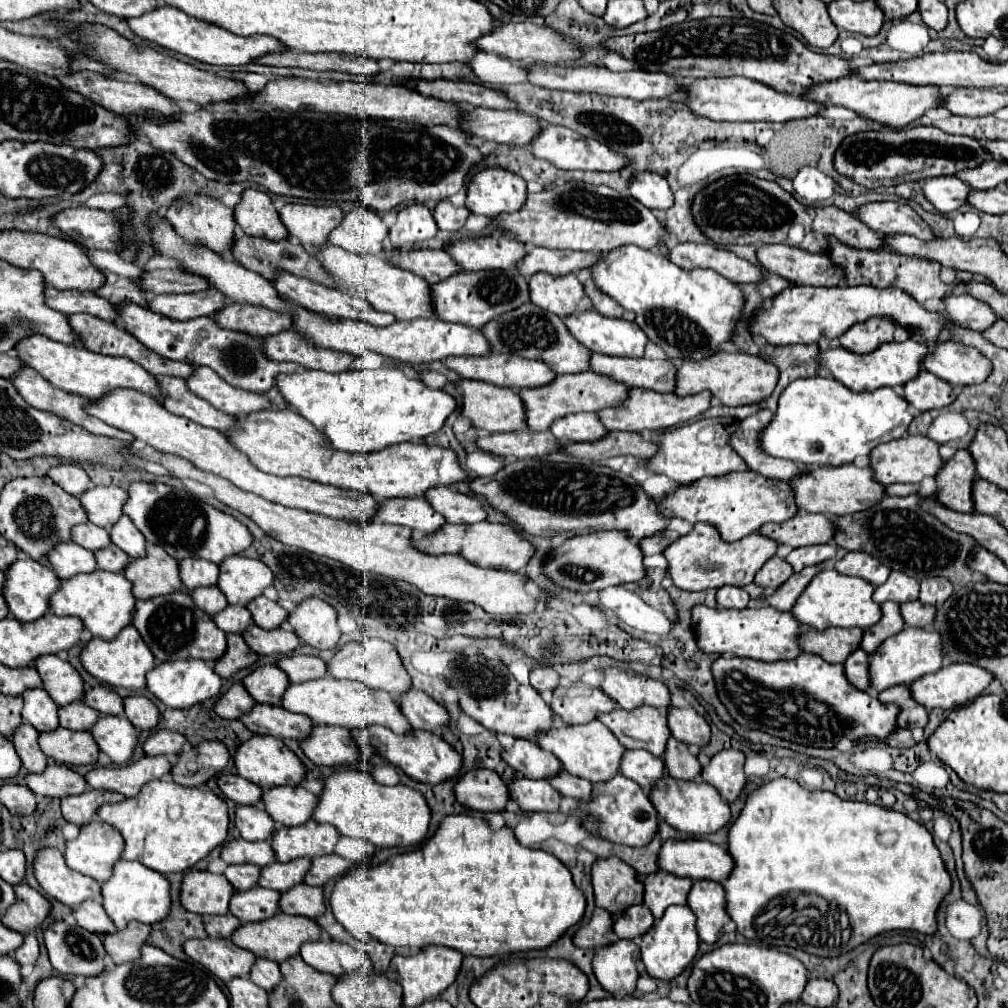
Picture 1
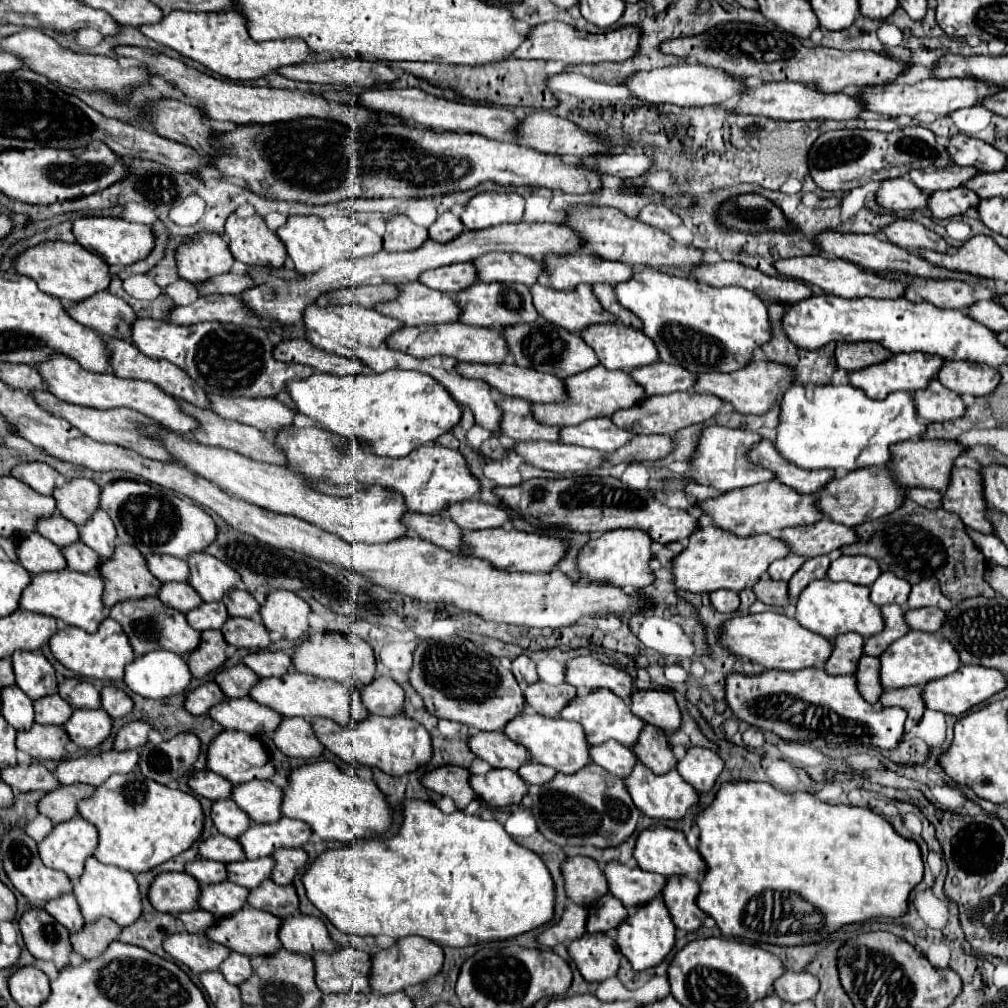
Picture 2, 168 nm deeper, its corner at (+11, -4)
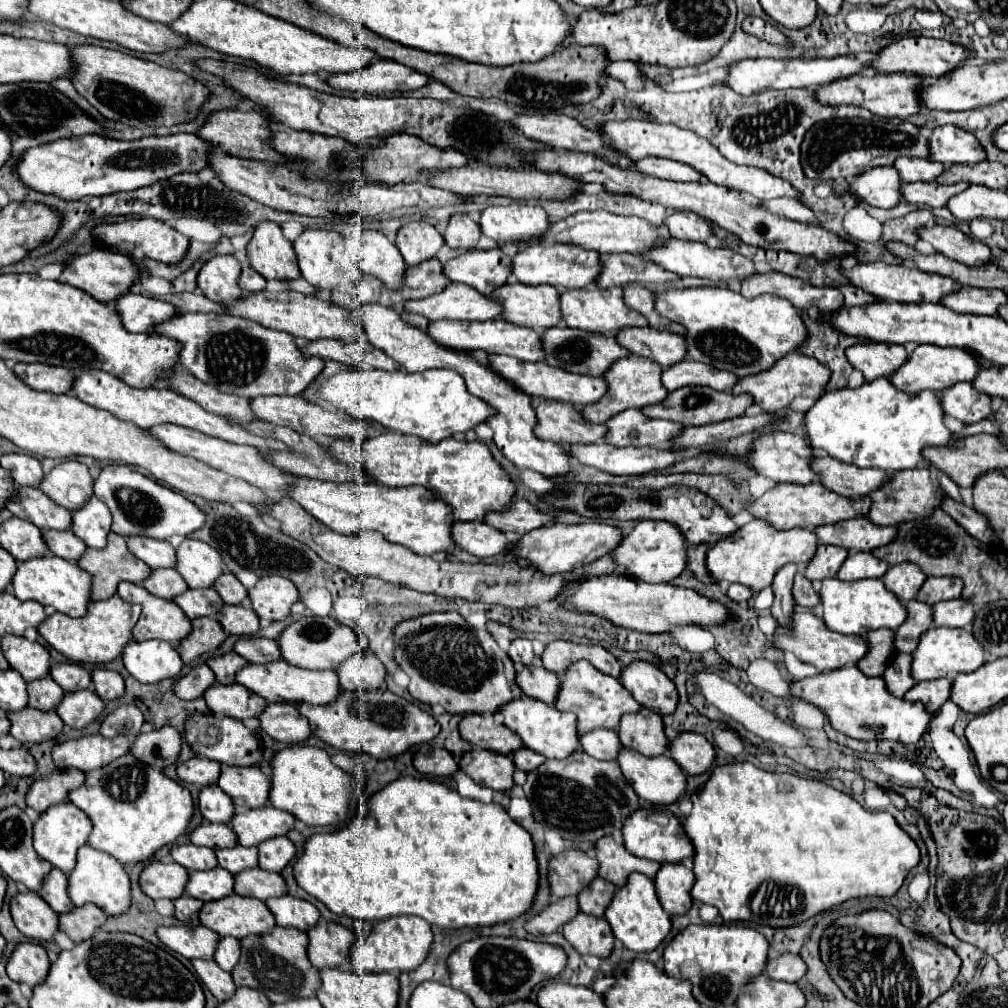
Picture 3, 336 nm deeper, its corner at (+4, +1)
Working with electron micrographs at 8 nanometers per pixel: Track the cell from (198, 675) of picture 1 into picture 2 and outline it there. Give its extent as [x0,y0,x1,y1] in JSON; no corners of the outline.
[125,650,191,700]

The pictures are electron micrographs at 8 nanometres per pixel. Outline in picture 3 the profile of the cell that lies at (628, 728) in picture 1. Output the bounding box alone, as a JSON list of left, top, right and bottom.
[554,661,640,733]

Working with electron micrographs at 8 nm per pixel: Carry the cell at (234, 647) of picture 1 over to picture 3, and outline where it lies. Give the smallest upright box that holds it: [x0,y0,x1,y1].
[176,617,226,663]

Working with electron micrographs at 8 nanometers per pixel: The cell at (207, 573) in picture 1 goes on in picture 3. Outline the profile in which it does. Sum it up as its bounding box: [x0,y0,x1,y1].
[126,537,176,569]

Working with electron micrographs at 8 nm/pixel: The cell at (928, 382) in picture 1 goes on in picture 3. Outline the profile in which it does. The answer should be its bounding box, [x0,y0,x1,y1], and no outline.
[942,383,994,425]

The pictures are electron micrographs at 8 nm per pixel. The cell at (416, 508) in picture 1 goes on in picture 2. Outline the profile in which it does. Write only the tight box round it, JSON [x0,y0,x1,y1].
[403,512,463,552]

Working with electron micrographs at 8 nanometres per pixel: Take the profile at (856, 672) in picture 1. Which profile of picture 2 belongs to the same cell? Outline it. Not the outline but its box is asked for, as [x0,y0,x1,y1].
[857,656,881,704]

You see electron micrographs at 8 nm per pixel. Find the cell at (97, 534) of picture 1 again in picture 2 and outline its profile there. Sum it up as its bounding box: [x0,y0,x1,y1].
[37,514,81,546]

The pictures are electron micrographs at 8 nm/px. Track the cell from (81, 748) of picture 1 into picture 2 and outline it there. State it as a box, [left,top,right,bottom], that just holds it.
[17,724,71,760]

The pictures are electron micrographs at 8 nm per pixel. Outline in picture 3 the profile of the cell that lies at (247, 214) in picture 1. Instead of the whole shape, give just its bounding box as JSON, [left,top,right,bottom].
[248,221,300,281]

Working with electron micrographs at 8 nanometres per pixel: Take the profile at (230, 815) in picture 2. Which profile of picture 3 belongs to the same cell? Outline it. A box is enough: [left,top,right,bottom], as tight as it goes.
[198,783,234,823]

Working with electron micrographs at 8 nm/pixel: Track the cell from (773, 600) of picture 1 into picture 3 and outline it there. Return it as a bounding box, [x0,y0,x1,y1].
[804,545,848,581]

